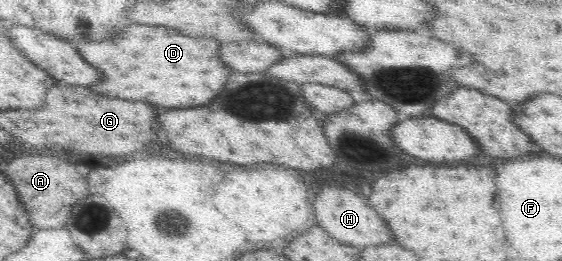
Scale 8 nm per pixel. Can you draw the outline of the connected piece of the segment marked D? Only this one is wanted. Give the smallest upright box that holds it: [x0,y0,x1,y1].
[71,24,233,109]

